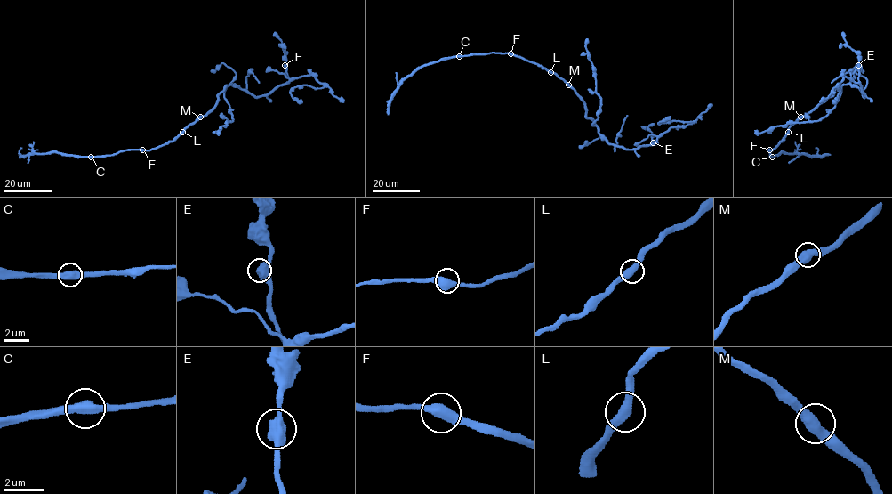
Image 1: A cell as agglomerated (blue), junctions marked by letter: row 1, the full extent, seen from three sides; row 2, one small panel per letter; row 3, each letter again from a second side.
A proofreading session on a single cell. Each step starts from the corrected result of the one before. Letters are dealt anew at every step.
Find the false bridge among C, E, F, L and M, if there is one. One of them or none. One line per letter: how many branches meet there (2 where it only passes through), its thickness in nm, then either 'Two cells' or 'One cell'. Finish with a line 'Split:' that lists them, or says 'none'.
C: Branches: 2. Thickness 550 nm. One cell
E: Branches: 2. Thickness 500 nm. One cell
F: Branches: 2. Thickness 550 nm. One cell
L: Branches: 2. Thickness 480 nm. One cell
M: Branches: 2. Thickness 550 nm. One cell
Split: none

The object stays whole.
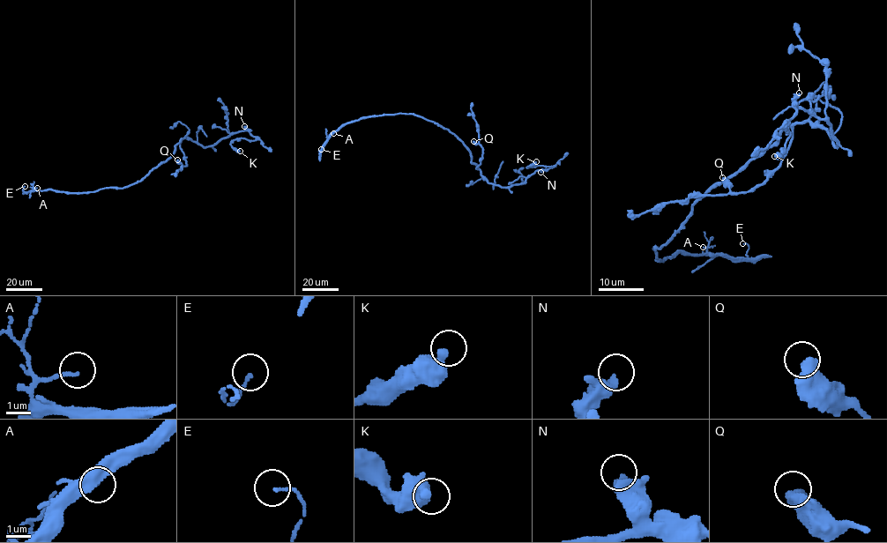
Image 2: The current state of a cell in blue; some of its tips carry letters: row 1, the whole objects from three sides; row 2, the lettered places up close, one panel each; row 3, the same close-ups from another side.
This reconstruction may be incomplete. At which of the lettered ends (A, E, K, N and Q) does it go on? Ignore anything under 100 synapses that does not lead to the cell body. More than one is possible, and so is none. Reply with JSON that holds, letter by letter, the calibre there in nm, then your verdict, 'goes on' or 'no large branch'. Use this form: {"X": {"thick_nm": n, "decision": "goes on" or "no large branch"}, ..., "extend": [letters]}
{"A": {"thick_nm": 120, "decision": "no large branch"}, "E": {"thick_nm": 100, "decision": "no large branch"}, "K": {"thick_nm": 440, "decision": "no large branch"}, "N": {"thick_nm": 460, "decision": "no large branch"}, "Q": {"thick_nm": 600, "decision": "no large branch"}, "extend": []}

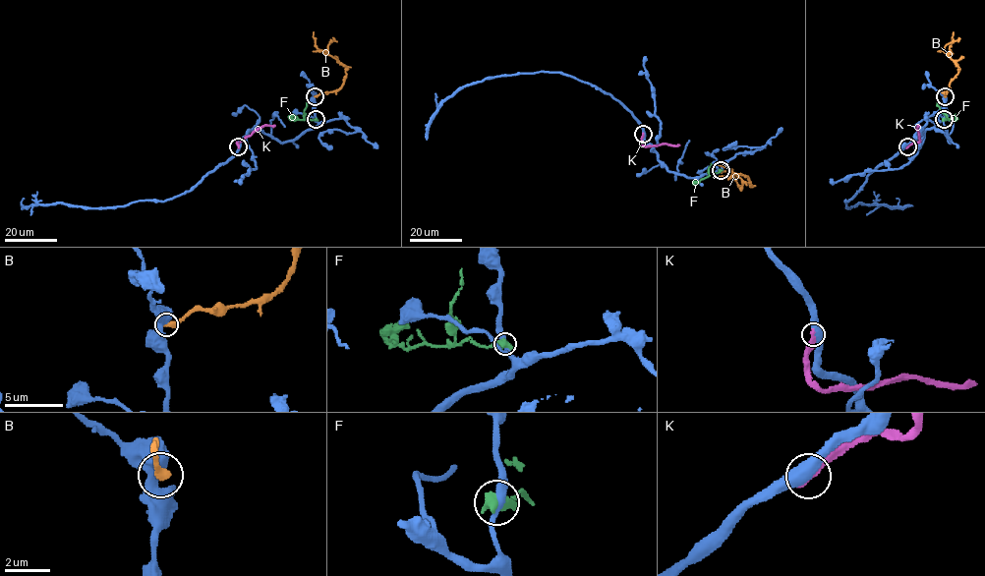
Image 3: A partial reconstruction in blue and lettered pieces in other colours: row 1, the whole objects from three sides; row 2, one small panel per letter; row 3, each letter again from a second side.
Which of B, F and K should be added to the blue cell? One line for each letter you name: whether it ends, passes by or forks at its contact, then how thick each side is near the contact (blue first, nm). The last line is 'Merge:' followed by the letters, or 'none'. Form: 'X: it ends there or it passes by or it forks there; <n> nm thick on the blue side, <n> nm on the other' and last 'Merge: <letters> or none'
Merge: none

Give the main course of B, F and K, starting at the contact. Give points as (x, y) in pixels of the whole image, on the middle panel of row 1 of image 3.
B: (719, 171), (732, 171), (746, 175), (750, 184), (735, 175), (721, 176), (718, 180)
F: (721, 170), (692, 184)
K: (643, 134), (642, 142), (645, 146), (679, 144)

